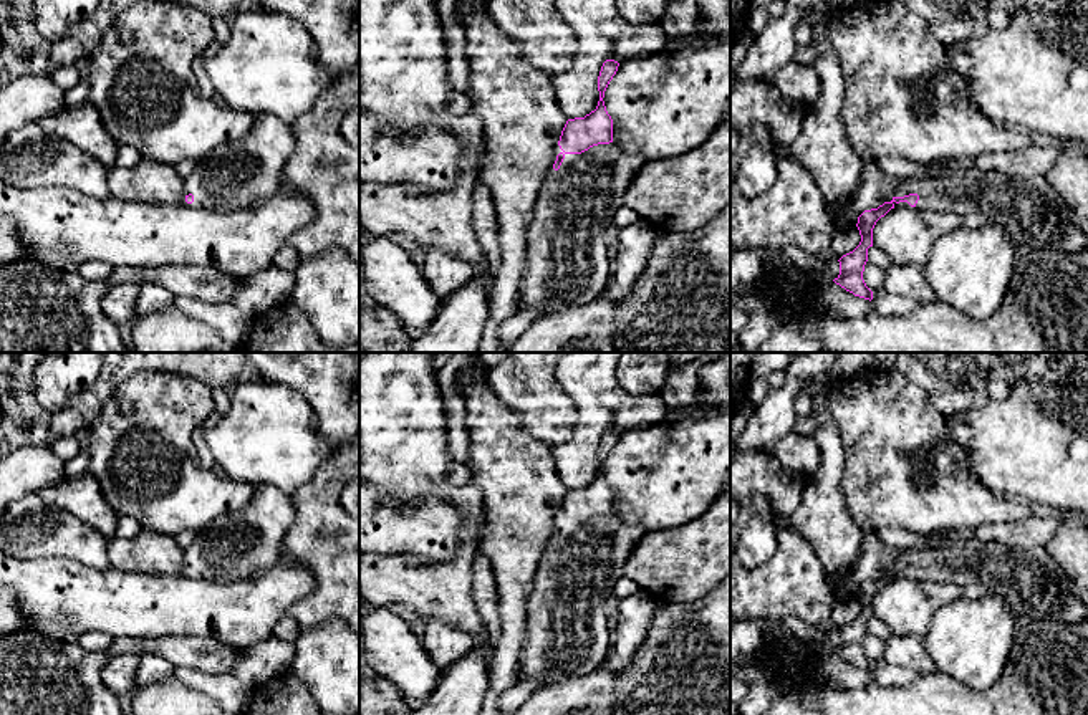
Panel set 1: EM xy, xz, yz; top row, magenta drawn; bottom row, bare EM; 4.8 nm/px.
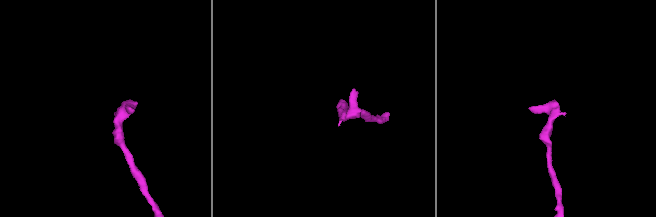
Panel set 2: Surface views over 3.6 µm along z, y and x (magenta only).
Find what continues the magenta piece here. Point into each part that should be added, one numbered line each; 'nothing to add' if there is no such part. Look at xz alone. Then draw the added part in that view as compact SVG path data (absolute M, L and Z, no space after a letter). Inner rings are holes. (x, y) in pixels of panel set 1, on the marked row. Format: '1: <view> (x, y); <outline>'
1: xz (567, 259); M609 142L565 154L555 170L560 152L556 146L535 200L517 313L558 313L606 290L611 260L604 232L646 164L641 154L626 154Z

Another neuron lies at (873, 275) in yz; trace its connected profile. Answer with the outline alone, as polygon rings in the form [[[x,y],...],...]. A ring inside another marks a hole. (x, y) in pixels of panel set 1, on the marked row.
[[[868,260],[864,265],[863,280],[874,295],[884,288],[884,270]]]

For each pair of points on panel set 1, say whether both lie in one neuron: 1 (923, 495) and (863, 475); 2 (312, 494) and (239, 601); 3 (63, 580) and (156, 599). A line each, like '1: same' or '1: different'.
1: same
2: different
3: same

